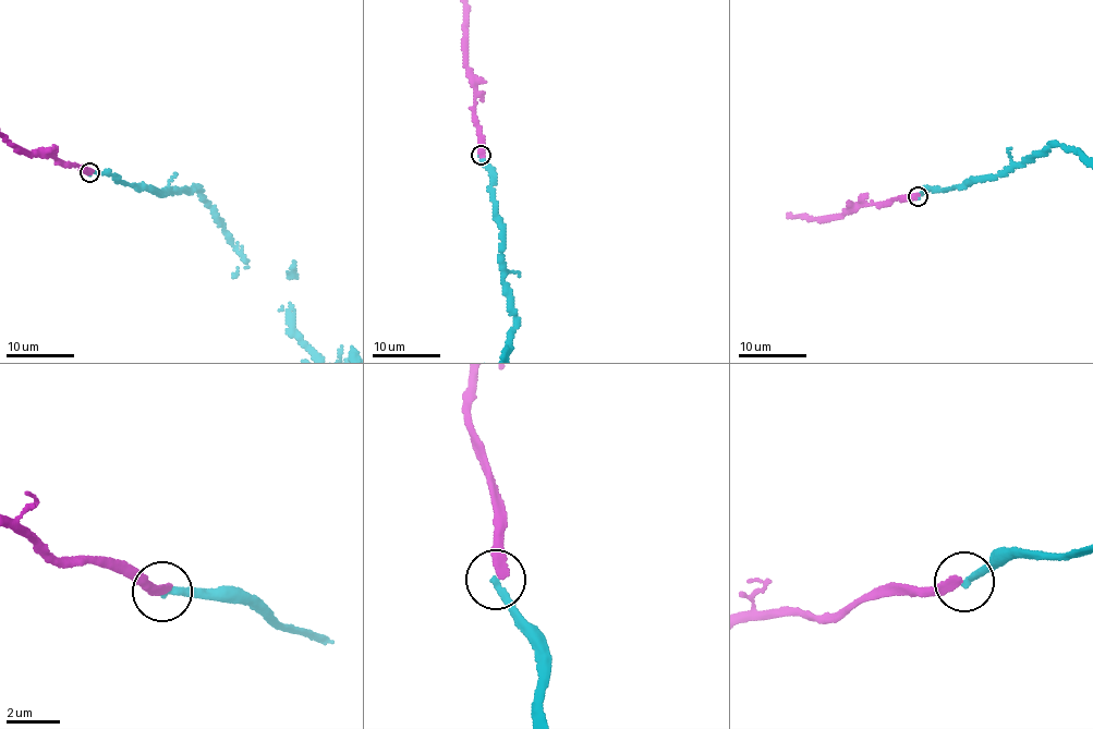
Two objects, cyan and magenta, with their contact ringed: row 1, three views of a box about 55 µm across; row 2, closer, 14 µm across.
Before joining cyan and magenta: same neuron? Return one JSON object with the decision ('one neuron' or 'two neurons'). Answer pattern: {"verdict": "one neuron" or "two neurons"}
{"verdict": "two neurons"}

